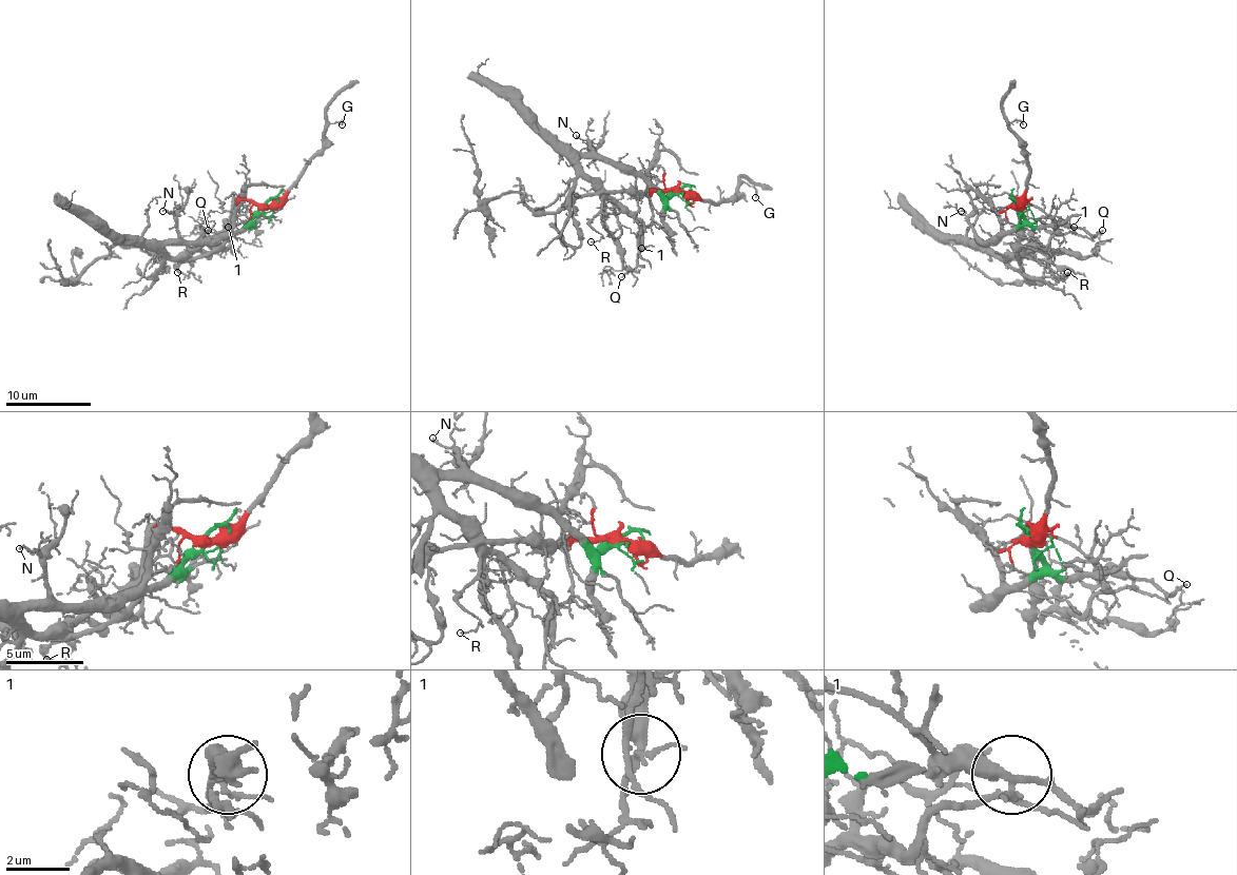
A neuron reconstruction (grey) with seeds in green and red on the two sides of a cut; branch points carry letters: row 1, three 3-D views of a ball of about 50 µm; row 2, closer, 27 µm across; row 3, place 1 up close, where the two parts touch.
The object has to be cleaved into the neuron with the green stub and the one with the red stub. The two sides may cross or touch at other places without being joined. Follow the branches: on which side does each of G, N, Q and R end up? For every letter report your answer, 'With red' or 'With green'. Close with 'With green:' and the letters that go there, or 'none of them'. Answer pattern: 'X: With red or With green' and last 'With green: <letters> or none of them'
G: With red
N: With green
Q: With red
R: With green
With green: N, R

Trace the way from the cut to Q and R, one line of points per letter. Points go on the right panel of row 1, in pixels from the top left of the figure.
Q: (1017, 207), (1019, 200), (1031, 202), (1055, 222), (1089, 233), (1102, 231)
R: (1017, 207), (1023, 220), (1012, 231), (983, 241), (1002, 256), (1033, 258), (1064, 275), (1068, 271)

